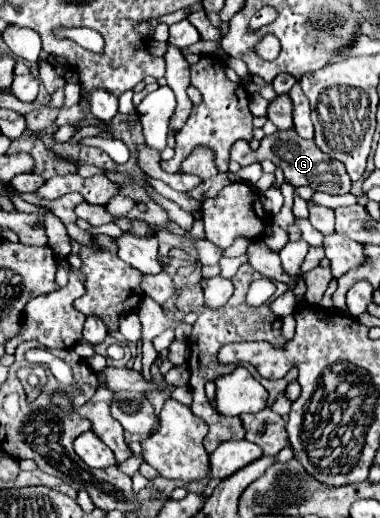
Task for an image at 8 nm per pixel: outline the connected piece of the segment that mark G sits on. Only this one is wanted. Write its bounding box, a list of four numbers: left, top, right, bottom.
[257,130,351,194]

